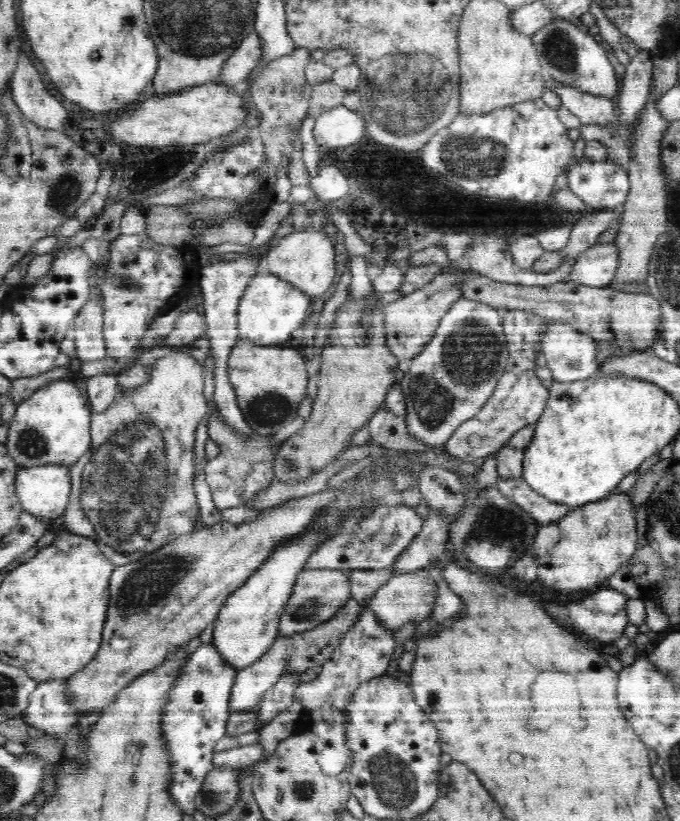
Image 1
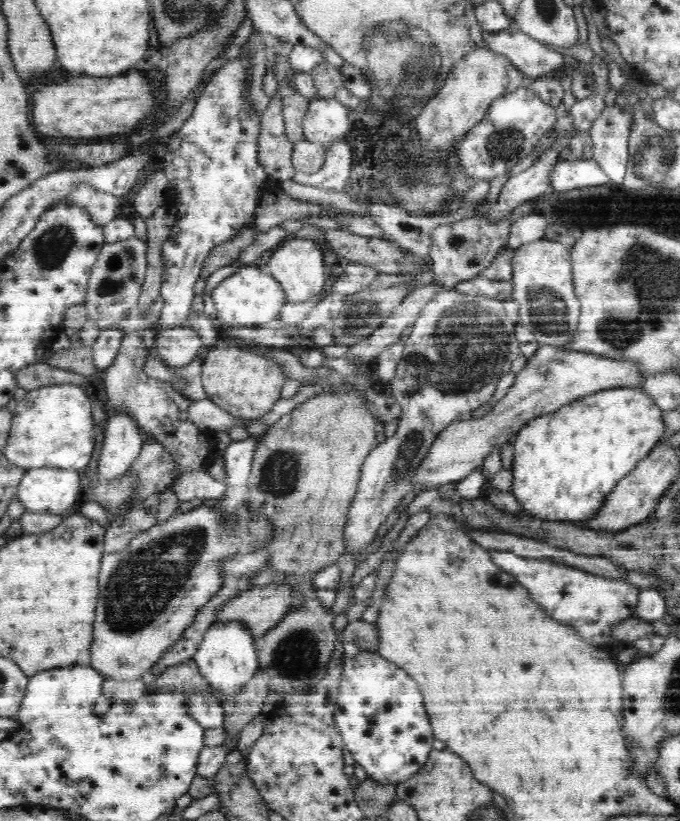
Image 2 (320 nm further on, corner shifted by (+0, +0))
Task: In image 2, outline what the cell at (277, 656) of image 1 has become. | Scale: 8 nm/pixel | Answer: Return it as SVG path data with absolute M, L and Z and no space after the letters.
M210 692L189 693L187 713L204 729L220 727L224 720L224 708Z

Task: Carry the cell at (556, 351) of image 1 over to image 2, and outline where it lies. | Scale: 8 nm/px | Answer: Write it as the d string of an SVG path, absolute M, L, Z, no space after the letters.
M540 239L513 249L512 300L520 306L520 324L528 327L536 341L542 345L563 348L572 341L579 321L580 301L573 285L570 251L564 244L548 239Z

